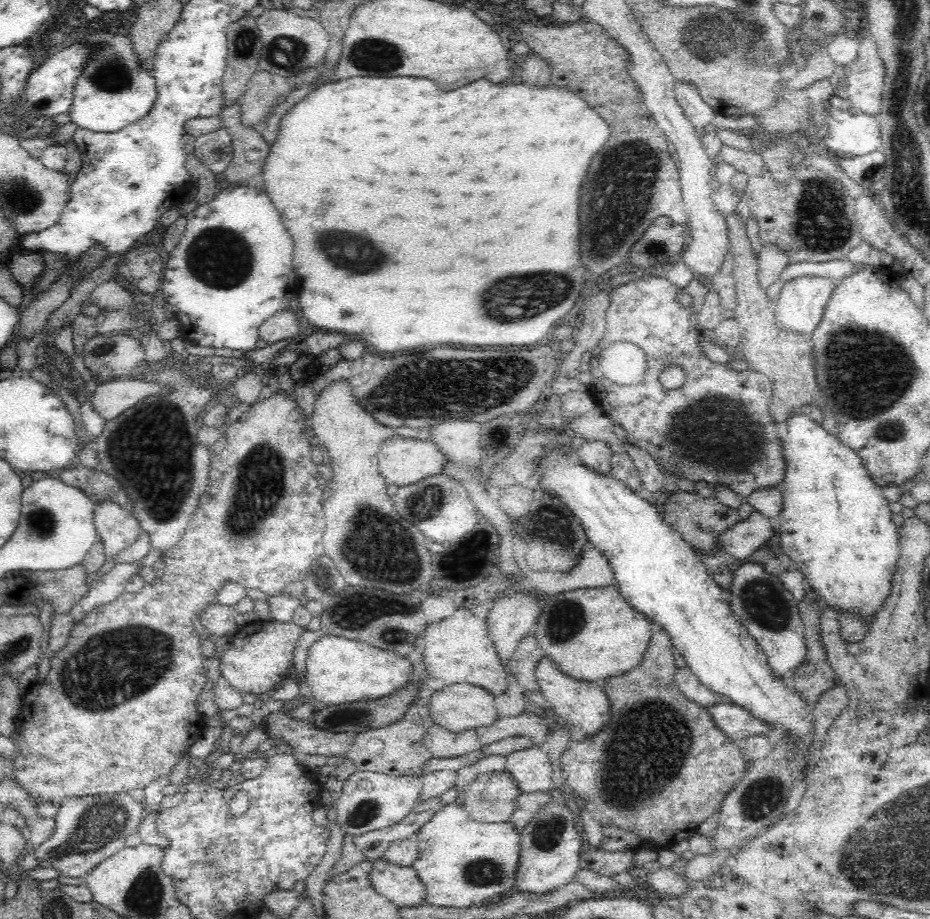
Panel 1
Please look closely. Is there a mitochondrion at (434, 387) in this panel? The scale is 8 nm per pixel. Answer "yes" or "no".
yes

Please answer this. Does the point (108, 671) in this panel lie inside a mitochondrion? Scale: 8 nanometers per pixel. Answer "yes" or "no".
yes

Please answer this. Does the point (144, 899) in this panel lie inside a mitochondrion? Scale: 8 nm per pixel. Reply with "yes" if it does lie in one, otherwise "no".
yes

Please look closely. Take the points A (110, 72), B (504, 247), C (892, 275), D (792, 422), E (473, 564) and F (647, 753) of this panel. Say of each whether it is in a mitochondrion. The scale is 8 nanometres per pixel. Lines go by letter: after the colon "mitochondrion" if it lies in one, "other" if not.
A: mitochondrion
B: other
C: other
D: other
E: other
F: mitochondrion

